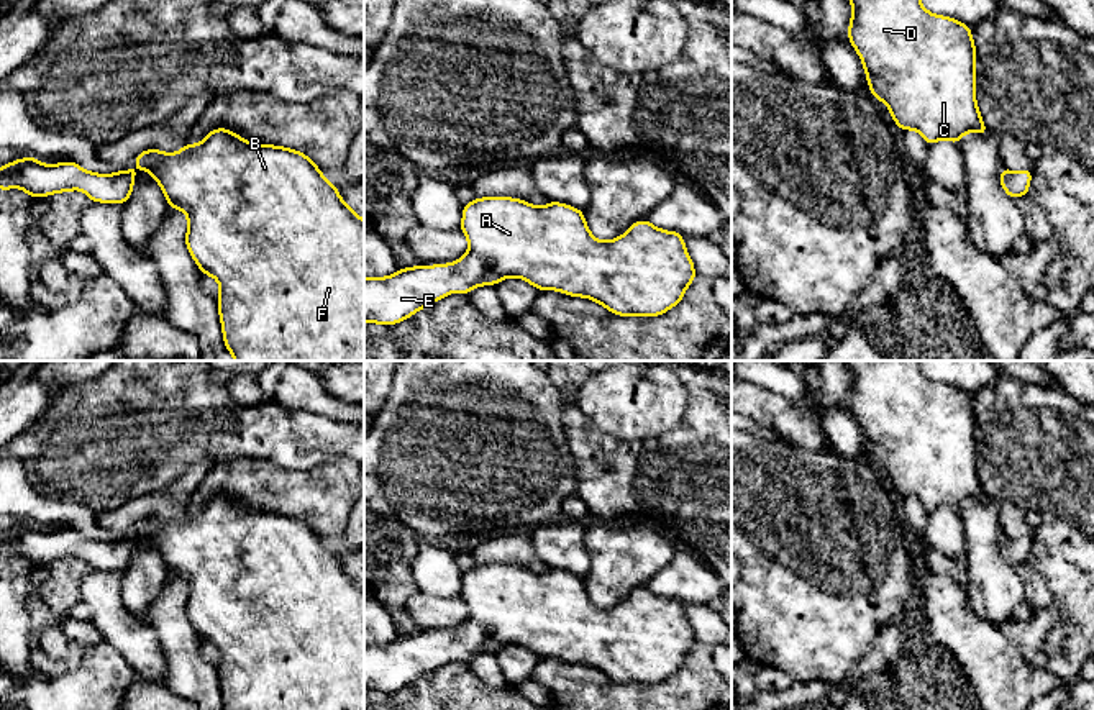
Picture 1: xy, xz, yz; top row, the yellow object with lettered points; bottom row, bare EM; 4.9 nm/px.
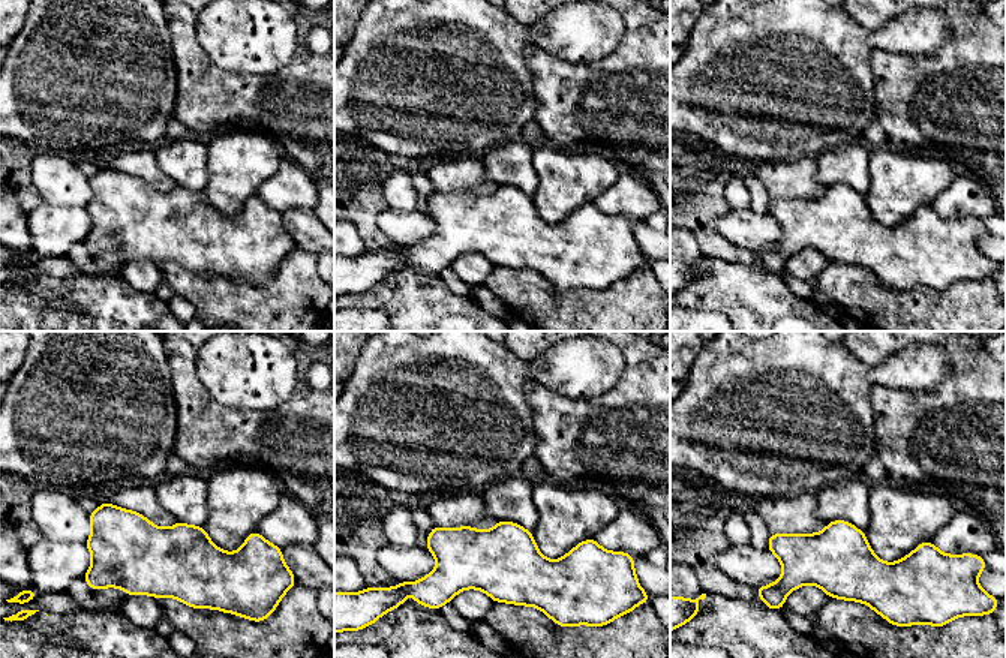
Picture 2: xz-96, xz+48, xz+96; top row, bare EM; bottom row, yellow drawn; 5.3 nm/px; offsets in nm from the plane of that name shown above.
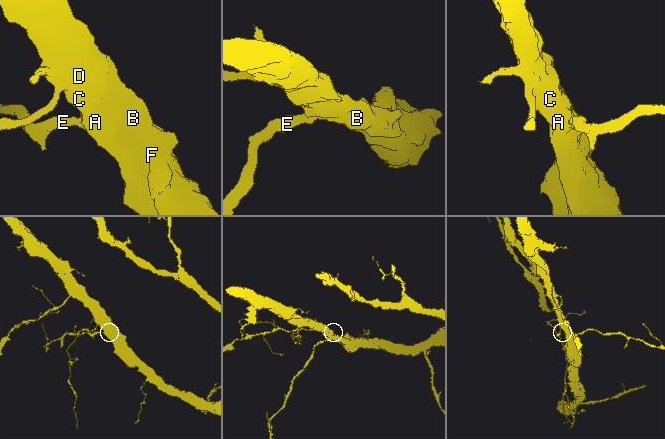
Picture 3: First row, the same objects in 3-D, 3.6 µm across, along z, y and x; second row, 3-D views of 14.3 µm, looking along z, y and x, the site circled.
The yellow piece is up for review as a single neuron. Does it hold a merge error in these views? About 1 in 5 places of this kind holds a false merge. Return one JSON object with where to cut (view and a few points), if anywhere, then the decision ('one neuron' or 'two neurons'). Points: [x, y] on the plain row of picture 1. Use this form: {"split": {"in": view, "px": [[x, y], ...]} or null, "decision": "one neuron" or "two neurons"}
{"split": null, "decision": "one neuron"}

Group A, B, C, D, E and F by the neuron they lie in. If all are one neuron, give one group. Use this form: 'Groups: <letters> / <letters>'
Groups: A B C D E F

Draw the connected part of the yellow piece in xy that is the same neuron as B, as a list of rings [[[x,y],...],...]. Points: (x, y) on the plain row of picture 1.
[[[217,495],[197,513],[187,508],[179,520],[143,518],[131,538],[116,541],[93,541],[74,528],[46,533],[36,525],[16,526],[0,535],[0,558],[20,554],[36,566],[82,556],[92,569],[125,572],[136,535],[157,548],[169,576],[187,580],[185,613],[203,643],[220,651],[223,710],[364,710],[364,587],[300,518],[249,510],[231,497]]]

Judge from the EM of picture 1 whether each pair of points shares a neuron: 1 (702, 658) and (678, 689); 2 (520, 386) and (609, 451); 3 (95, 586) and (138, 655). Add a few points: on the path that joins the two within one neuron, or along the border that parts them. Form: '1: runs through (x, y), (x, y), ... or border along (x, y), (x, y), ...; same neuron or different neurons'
1: runs through (699, 666), (686, 681); same neuron
2: border along (550, 381), (565, 400), (563, 430), (573, 455); different neurons
3: runs through (104, 602), (110, 617), (132, 638); same neuron

